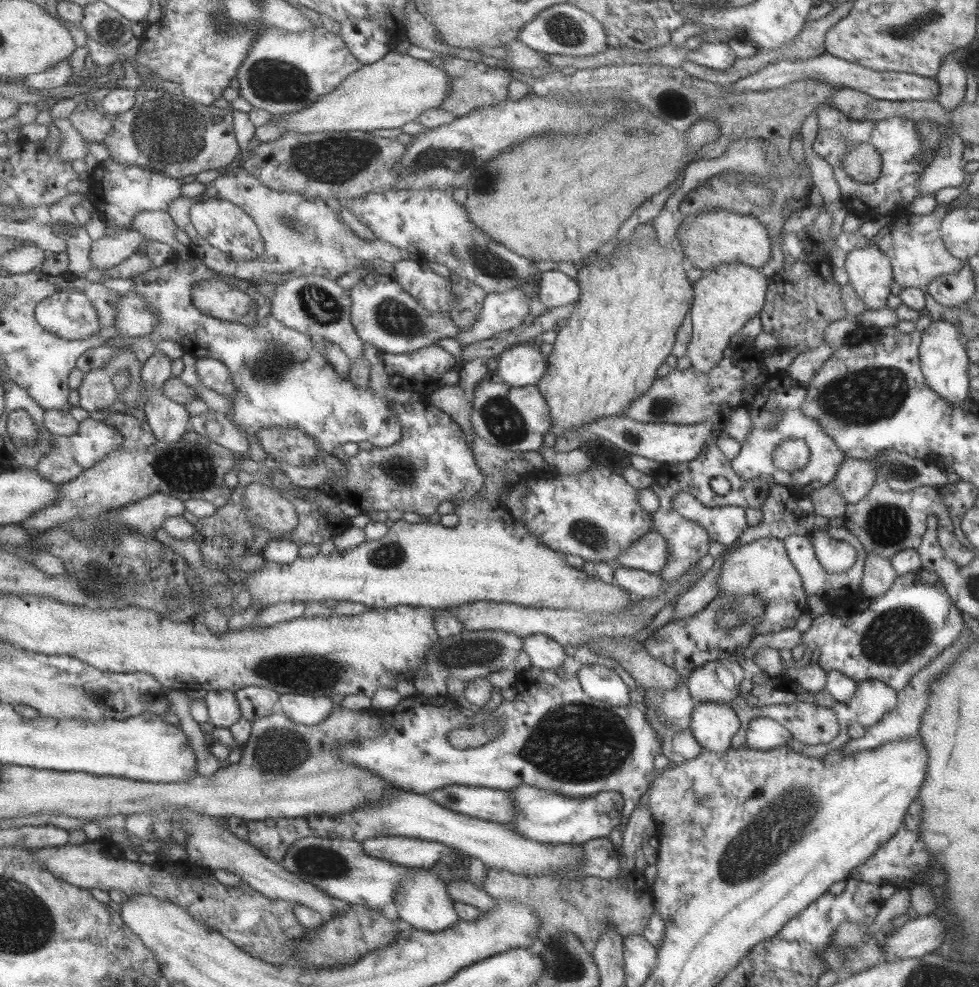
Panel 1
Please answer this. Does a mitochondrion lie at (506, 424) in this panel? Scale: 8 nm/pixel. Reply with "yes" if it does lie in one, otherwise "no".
yes

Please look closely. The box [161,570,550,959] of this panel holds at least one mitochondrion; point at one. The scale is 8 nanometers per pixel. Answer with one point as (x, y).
(299, 672)

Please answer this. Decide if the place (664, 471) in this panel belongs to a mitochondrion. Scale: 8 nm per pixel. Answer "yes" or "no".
no

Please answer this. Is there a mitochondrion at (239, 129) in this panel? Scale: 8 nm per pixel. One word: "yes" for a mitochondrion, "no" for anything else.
no

